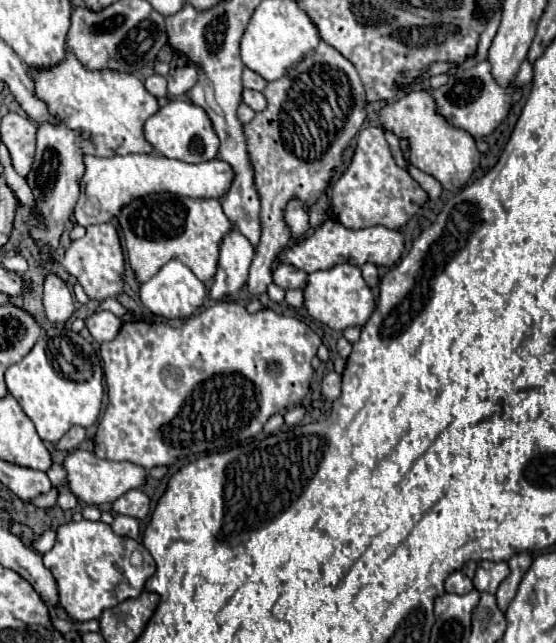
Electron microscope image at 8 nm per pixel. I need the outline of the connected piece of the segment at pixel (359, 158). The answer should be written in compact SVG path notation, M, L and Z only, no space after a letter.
M361 129L351 165L333 185L335 219L347 229L363 229L375 225L383 225L387 229L401 229L421 209L425 201L427 193L411 179L407 171L397 167L397 163L393 161L383 129Z

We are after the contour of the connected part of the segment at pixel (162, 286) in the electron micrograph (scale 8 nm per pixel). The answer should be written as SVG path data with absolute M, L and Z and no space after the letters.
M173 259L173 261L165 263L149 281L141 283L139 297L141 297L143 307L155 315L187 319L205 303L207 293L205 293L205 285L193 275L193 271L189 267L185 267L181 261Z

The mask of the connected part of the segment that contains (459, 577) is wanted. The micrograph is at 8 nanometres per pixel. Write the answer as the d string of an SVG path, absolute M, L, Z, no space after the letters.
M455 571L447 577L445 581L445 591L447 593L469 593L473 589L473 583L467 575L463 575L461 571Z

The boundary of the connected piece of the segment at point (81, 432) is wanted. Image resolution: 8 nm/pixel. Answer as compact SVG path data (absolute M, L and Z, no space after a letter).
M75 425L75 427L71 427L71 429L61 437L61 441L57 443L57 449L61 449L61 451L73 451L73 449L77 449L77 447L81 445L83 439L85 439L85 427Z

